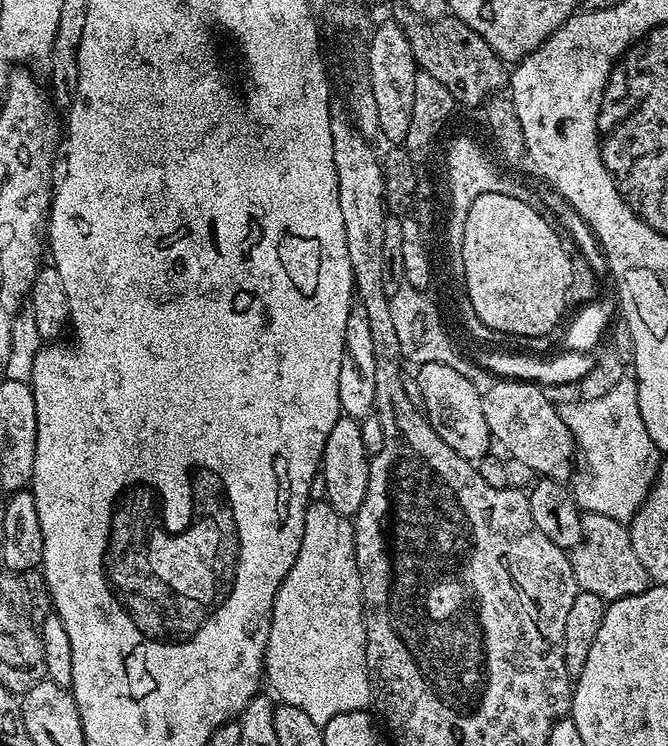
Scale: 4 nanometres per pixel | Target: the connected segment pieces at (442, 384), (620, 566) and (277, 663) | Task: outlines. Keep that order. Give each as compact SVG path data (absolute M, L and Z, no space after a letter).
M428 360L419 365L418 375L422 386L422 411L438 438L442 438L446 446L450 446L467 460L476 462L481 456L489 455L491 448L488 447L493 447L494 439L483 414L481 389L472 385L473 377L458 374L458 370L446 366L440 360Z
M584 512L581 515L584 540L578 547L571 549L570 559L577 589L581 592L598 594L605 602L620 600L623 596L642 594L650 586L646 566L634 554L627 527L606 514Z
M327 502L309 503L306 510L298 558L294 566L290 566L290 574L286 574L272 607L263 675L267 687L269 684L283 703L298 707L321 726L338 714L358 712L373 703L372 681L368 678L366 662L364 599L356 561L356 529L349 517L334 510Z

